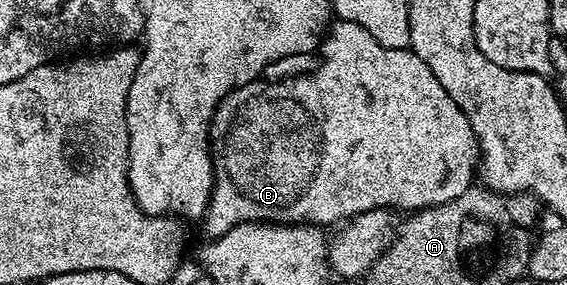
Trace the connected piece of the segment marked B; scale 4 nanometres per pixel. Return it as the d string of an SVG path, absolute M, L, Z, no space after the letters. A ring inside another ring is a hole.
M338 20L325 31L320 43L321 54L322 63L319 61L309 73L284 78L282 81L271 81L269 84L255 80L245 86L237 86L222 97L222 103L210 117L210 126L222 126L222 134L286 134L286 154L218 154L218 166L214 169L214 189L210 191L210 203L206 206L204 215L206 230L211 239L216 239L233 226L245 222L302 223L326 228L329 222L341 223L369 210L393 208L395 211L417 212L427 206L439 206L448 200L456 200L456 196L460 196L460 192L467 190L475 181L480 155L478 137L472 132L472 124L468 124L468 116L464 116L456 100L452 100L452 96L444 92L440 80L432 76L432 68L428 68L428 64L424 64L424 60L420 60L420 56L416 56L413 50L384 48L384 44L372 40L372 36L364 32L360 24Z

